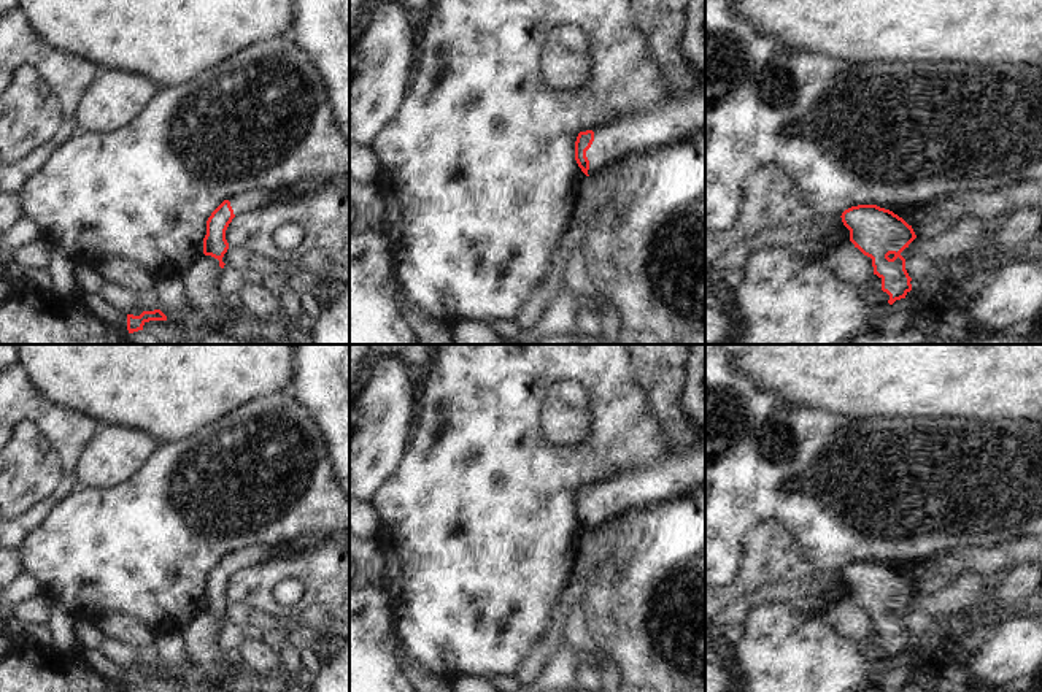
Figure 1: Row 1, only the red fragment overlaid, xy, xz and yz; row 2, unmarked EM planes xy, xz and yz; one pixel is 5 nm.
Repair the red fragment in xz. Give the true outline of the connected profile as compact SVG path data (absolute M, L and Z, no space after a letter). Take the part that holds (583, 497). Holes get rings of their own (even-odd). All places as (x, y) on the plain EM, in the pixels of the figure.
M691 344L685 371L680 402L686 421L697 432L697 444L685 456L669 454L648 468L626 471L604 482L580 487L575 497L575 516L586 532L607 529L610 521L621 513L678 497L705 481L705 344Z

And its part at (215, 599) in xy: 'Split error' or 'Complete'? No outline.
Split error

